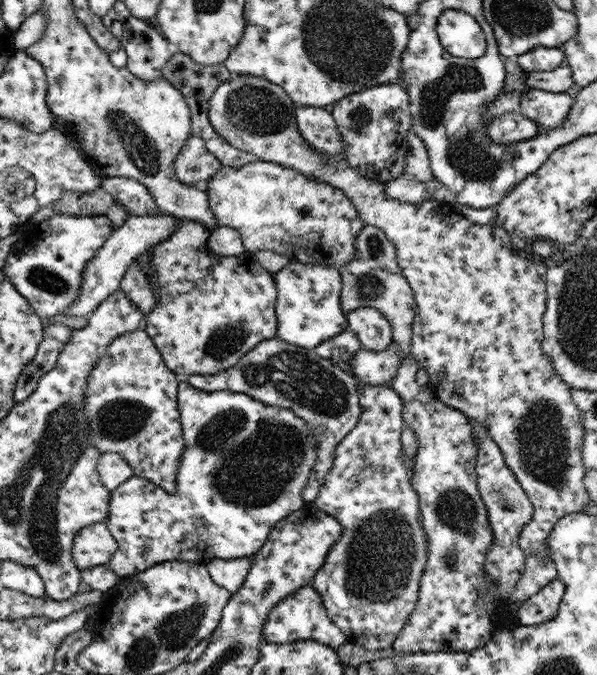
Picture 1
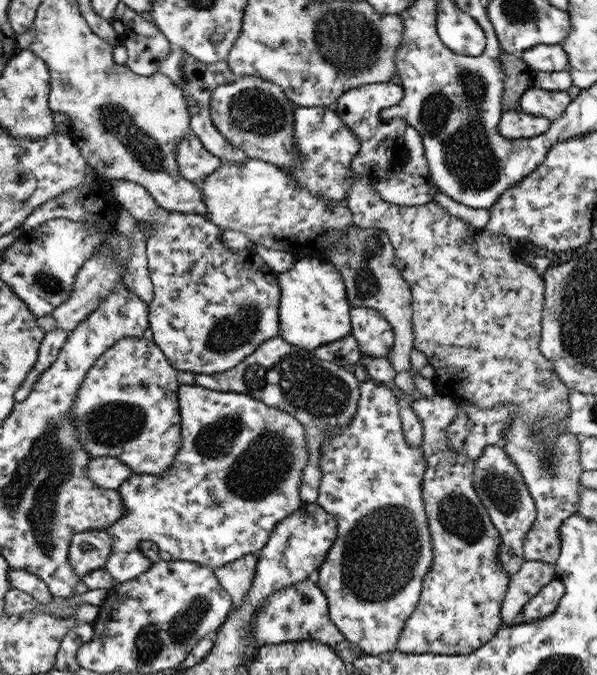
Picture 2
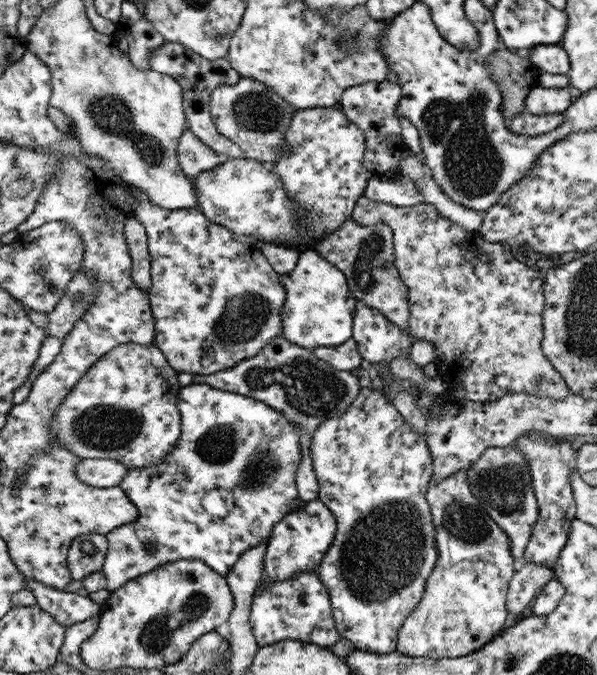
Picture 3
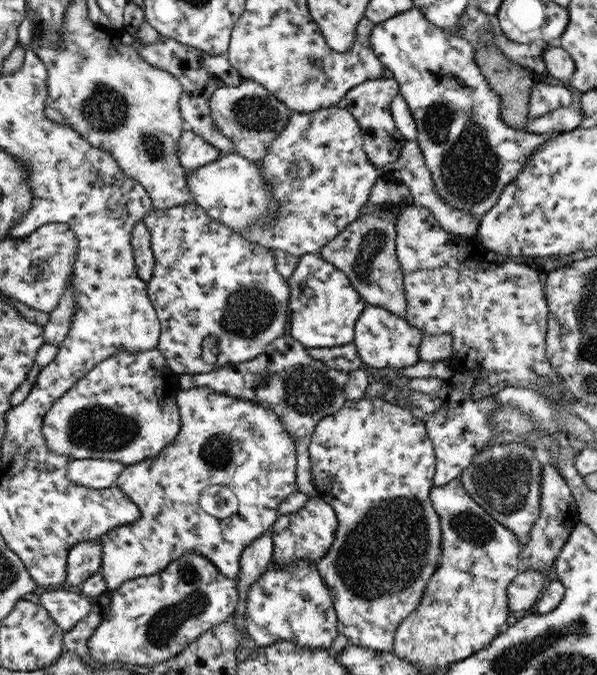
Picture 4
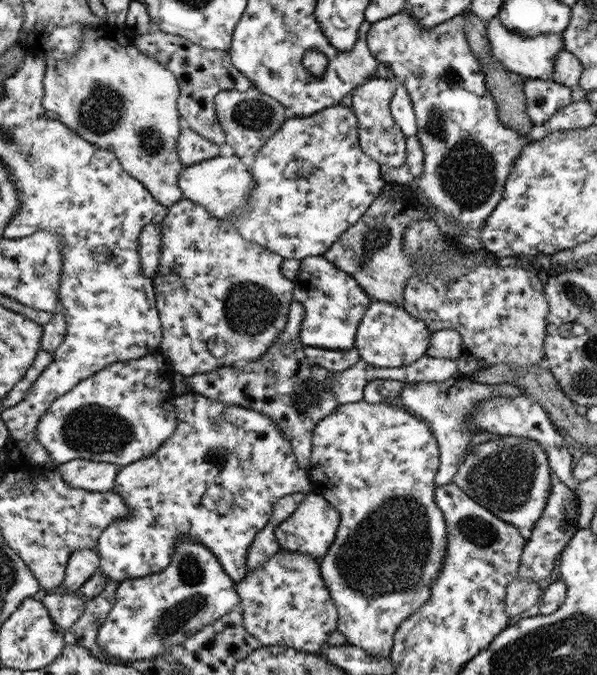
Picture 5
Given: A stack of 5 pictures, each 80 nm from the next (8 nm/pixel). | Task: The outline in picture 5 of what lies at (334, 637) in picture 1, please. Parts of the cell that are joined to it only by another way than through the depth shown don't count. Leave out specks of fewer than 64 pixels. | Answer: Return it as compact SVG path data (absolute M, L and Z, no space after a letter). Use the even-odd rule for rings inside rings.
M279 550L269 560L254 566L241 580L235 581L234 589L240 598L237 608L242 612L242 625L247 633L262 642L263 647L285 646L298 652L319 654L329 635L336 630L337 610L322 581L319 561L306 553Z

